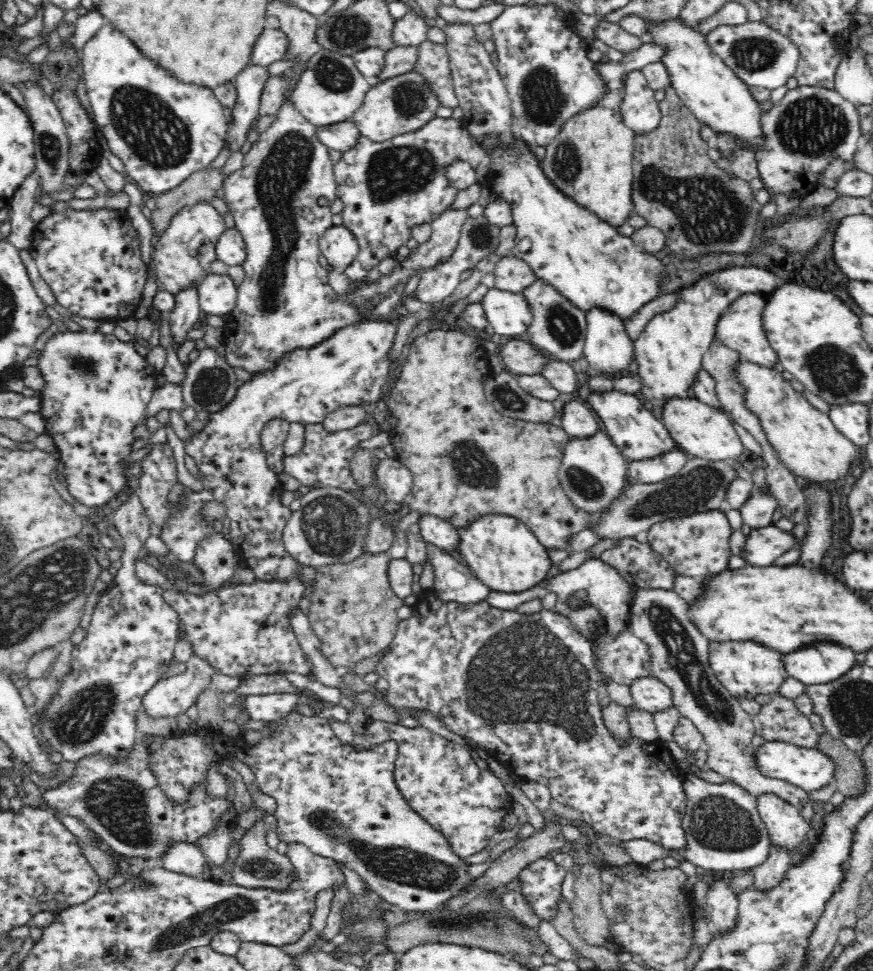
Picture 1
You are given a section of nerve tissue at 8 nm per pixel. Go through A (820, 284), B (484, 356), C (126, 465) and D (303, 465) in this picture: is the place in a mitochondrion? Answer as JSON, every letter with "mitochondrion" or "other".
{"A":"other","B":"other","C":"other","D":"other"}

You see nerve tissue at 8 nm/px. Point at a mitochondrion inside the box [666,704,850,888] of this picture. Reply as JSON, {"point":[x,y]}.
{"point":[718,823]}

